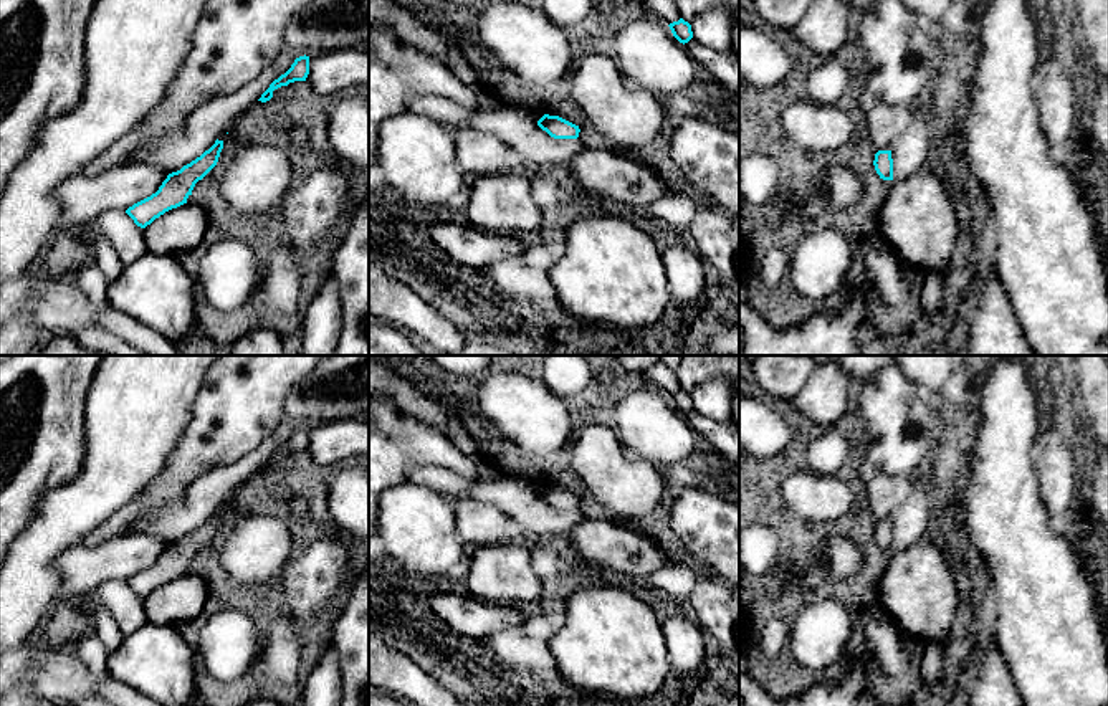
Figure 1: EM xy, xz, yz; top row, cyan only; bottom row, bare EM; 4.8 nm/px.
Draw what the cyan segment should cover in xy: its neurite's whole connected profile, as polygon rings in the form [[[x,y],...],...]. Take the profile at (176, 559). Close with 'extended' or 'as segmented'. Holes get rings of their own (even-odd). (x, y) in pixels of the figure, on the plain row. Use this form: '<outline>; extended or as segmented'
[[[217,509],[208,521],[169,544],[155,564],[129,577],[126,584],[137,597],[146,599],[165,582],[187,574],[195,554],[217,536],[222,519],[223,511]]]; as segmented

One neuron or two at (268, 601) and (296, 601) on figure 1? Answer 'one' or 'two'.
two

